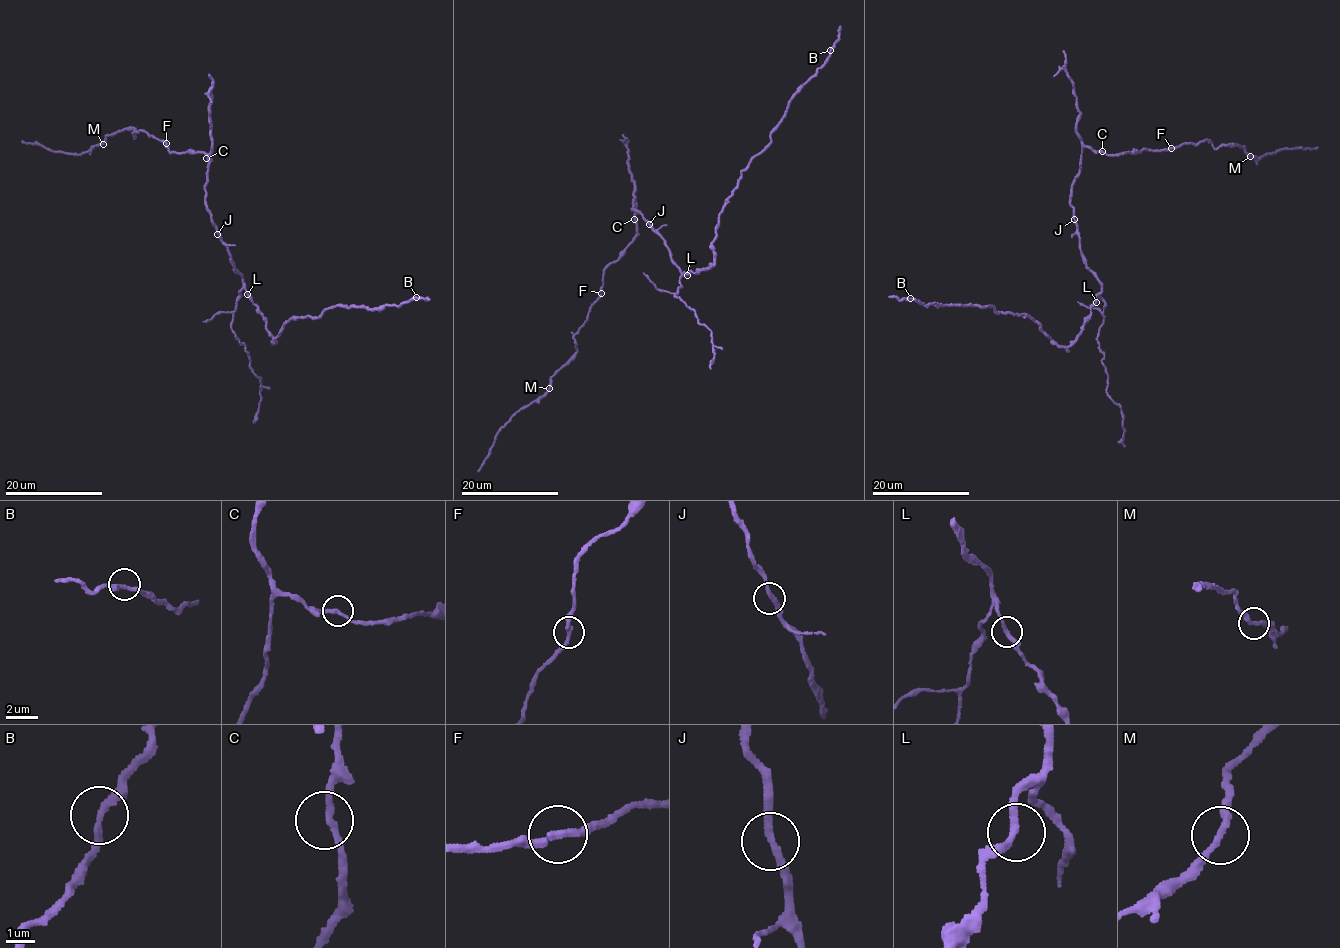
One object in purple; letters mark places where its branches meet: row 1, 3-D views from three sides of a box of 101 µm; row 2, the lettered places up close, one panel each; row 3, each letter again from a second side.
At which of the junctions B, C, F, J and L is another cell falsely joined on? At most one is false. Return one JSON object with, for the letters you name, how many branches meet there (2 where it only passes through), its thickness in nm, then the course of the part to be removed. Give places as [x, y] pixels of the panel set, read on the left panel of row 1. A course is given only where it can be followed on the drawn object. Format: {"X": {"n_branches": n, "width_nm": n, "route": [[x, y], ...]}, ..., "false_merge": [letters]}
{"false_merge": []}

